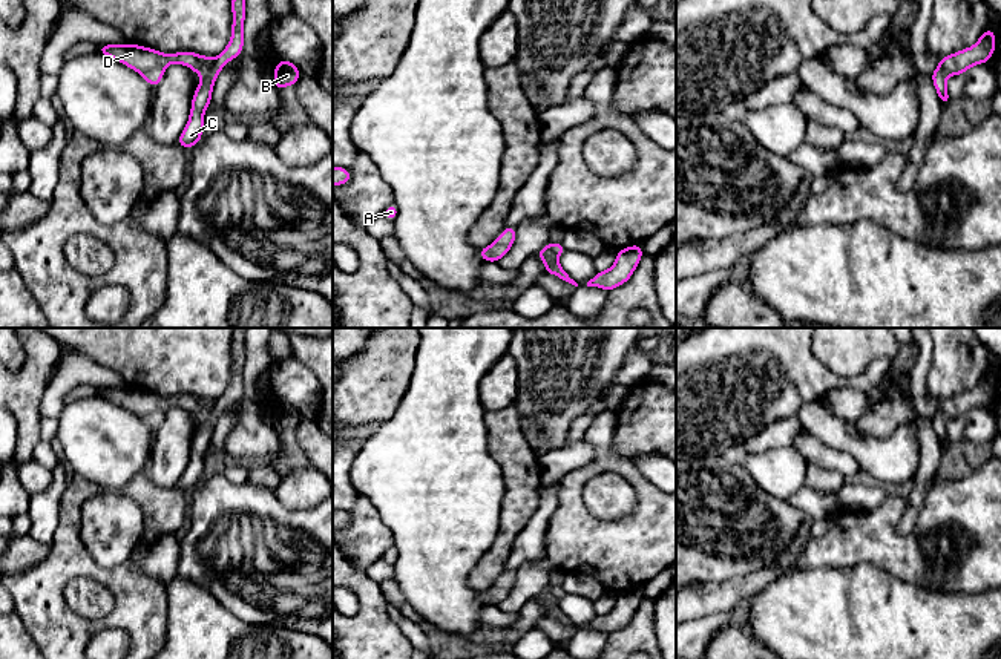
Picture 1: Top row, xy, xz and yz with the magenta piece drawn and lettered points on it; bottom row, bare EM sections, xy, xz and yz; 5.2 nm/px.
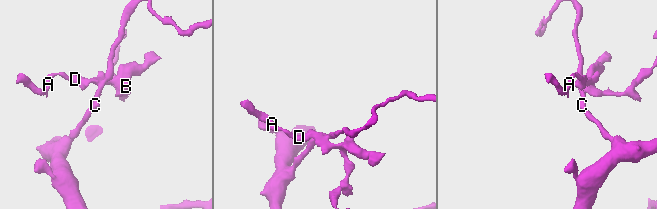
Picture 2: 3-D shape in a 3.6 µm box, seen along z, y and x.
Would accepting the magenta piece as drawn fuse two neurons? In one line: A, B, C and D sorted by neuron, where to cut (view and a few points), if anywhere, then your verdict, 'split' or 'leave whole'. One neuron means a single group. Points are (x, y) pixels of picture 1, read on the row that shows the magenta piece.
A B D / C; cut in xy along (213, 59), (213, 63), (201, 75); split

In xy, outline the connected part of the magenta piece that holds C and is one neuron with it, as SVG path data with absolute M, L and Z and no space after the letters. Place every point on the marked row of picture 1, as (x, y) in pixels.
M231 0L231 37L225 49L213 58L213 66L207 74L201 75L201 83L193 92L189 121L176 139L176 144L190 150L202 139L204 115L212 104L212 93L216 78L222 67L239 57L244 51L244 23L245 23L245 0Z

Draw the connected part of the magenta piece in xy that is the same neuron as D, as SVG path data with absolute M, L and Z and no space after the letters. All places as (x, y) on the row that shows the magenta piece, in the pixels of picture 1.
M126 43L123 46L100 44L98 54L110 57L133 69L152 86L152 89L161 83L169 64L178 63L187 66L198 75L207 74L213 66L213 58L195 54L192 51L162 54L156 49L132 43Z

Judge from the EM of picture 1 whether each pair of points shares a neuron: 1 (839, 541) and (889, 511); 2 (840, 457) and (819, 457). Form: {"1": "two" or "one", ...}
{"1": "one", "2": "one"}

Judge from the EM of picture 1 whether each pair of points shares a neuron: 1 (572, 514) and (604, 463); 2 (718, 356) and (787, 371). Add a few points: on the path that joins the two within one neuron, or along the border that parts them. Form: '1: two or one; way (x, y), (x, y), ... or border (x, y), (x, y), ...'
1: one; way (572, 500), (572, 488), (590, 471)
2: one; way (735, 368), (762, 368), (770, 371)

